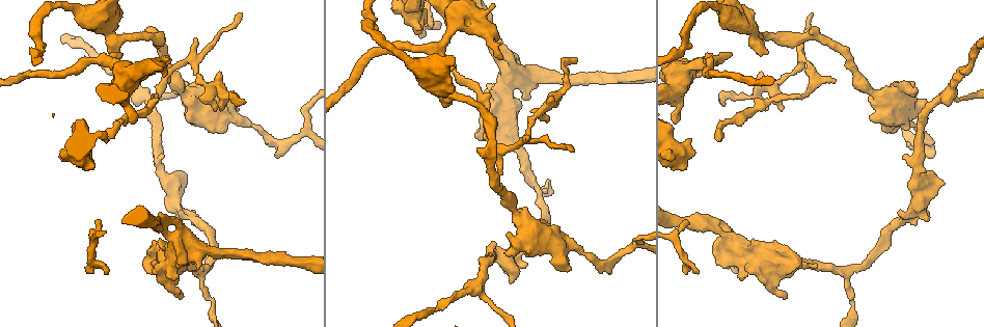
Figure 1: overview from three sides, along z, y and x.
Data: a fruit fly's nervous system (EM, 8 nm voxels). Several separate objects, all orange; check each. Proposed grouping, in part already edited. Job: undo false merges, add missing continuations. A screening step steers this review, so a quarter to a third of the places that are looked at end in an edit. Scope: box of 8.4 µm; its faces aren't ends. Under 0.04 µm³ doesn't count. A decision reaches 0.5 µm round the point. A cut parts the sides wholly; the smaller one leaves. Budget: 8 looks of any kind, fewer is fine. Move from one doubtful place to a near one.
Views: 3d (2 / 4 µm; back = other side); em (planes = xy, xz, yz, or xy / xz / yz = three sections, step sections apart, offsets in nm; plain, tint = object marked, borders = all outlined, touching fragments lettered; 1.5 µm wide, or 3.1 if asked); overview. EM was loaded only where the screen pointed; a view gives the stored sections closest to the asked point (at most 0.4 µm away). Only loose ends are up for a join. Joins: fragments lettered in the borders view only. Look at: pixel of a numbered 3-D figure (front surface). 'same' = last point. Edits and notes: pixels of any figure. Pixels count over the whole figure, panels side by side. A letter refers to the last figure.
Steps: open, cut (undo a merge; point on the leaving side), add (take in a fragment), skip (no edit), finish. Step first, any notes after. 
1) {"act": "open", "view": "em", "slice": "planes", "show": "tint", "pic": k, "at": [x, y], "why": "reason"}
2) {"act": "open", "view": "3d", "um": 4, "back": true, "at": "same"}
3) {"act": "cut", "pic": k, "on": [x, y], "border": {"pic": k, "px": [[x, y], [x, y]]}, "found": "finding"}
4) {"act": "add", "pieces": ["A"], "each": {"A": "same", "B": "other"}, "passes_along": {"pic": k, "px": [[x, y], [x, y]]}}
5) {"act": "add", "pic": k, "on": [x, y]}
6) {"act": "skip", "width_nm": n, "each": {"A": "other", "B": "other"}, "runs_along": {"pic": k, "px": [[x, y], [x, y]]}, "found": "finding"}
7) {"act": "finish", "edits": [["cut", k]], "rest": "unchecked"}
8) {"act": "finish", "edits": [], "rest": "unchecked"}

{"act": "open", "view": "em", "slice": "xz", "step": 4, "show": "borders", "pic": 1, "at": [234, 115], "why": "calibre changes"}

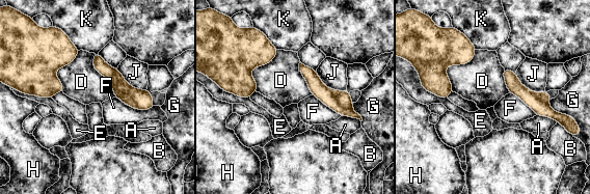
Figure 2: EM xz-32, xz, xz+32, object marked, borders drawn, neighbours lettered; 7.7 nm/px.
{"act": "cut", "pic": 2, "on": [104, 68], "each": {"A": "other", "B": "other", "D": "other", "E": "other", "F": "other", "G": "other", "H": "other", "J": "other", "K": "other"}, "found": "a second neuron is stuck on"}

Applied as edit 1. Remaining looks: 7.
{"act": "open", "view": "overview", "why": "see it whole again"}

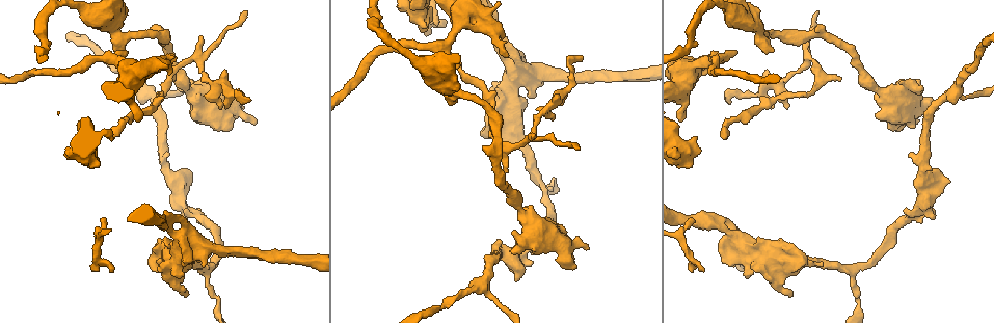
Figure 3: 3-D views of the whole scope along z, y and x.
{"act": "open", "view": "em", "slice": "planes", "show": "borders", "pic": 3, "at": [819, 13], "why": "tapers out"}

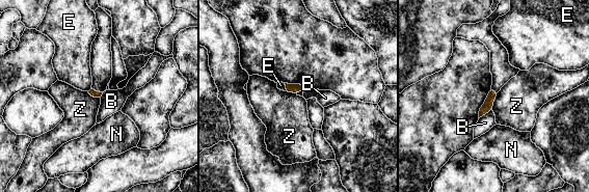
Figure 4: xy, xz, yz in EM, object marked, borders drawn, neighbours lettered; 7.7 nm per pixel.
{"act": "skip", "each": {"B": "other", "E": "other", "N": "other", "Z": "other"}, "border": {"pic": 4, "px": [[499, 91], [491, 109]]}, "found": "no lettered fragment goes on from it"}

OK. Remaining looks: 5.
{"act": "open", "view": "em", "slice": "planes", "show": "borders", "pic": 3, "at": [174, 59], "why": "branch stops here"}

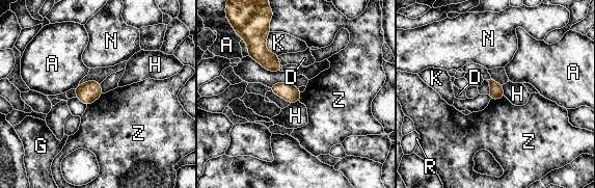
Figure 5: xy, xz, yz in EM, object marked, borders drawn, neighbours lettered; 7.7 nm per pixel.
{"act": "skip", "longest_contact_nm": ["K", 200], "each": {"A": "other", "D": "other", "G": "other", "H": "other", "K": "other", "N": "other", "R": "other", "Z": "other"}, "found": "none of them fits"}

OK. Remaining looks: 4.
{"act": "finish", "edits": [["cut", 2]], "rest": "unchecked"}

